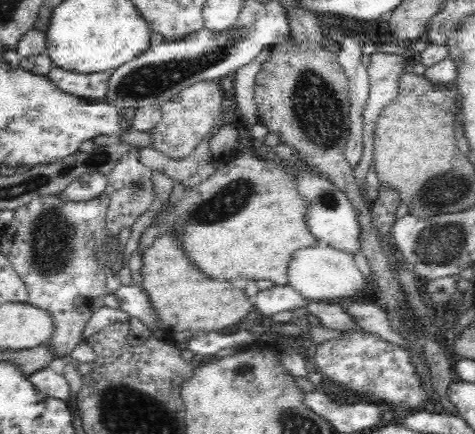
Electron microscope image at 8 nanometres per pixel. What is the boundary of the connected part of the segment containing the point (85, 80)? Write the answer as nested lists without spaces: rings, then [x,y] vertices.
[[[56,67],[48,71],[47,77],[52,81],[52,84],[64,92],[83,100],[96,102],[104,100],[105,94],[108,92],[111,74],[105,71],[79,75],[78,72],[70,72],[64,68]]]

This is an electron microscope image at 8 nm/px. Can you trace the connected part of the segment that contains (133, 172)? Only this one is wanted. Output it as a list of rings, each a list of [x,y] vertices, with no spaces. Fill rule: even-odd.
[[[133,147],[114,165],[114,168],[107,174],[107,185],[105,193],[109,200],[109,207],[105,218],[105,227],[108,229],[111,238],[118,238],[122,229],[132,229],[136,220],[145,212],[150,210],[154,202],[154,181],[153,171],[143,165],[138,158],[138,147]]]

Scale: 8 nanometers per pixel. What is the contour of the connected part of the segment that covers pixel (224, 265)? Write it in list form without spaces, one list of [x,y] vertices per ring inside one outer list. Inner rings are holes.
[[[249,146],[244,147],[241,153],[231,153],[216,160],[214,173],[192,187],[192,198],[182,200],[170,216],[160,214],[156,220],[166,228],[180,230],[182,226],[186,230],[186,252],[183,254],[210,279],[268,280],[276,287],[286,287],[289,286],[287,269],[294,252],[321,243],[307,230],[307,202],[303,202],[303,198],[295,192],[293,176],[286,174],[283,164],[260,159]]]

